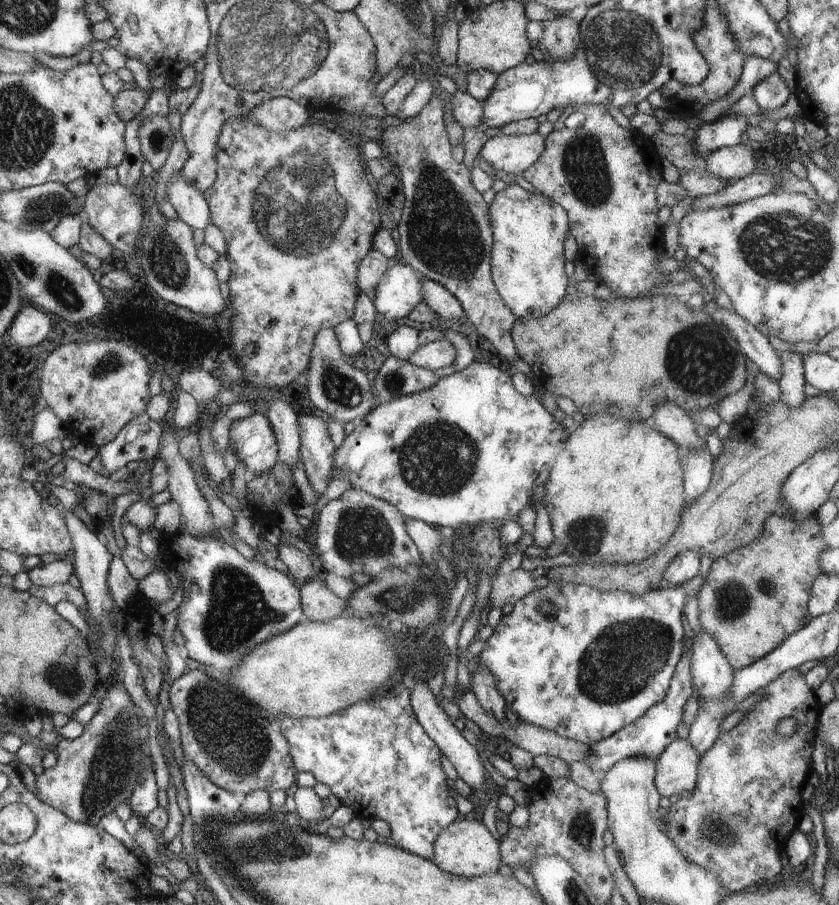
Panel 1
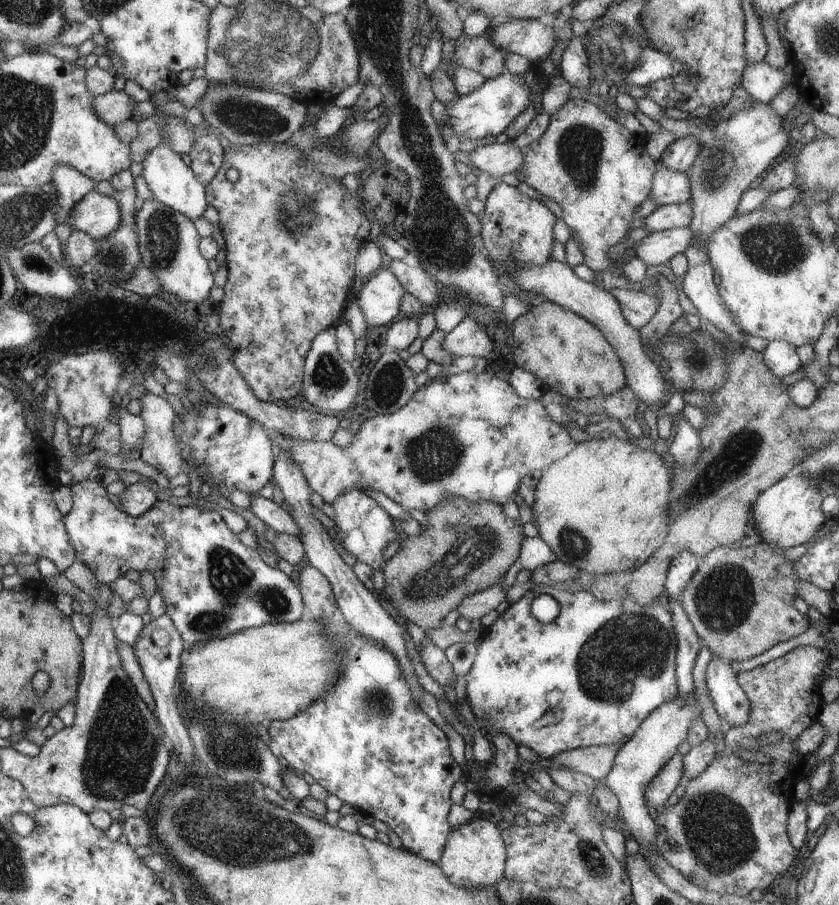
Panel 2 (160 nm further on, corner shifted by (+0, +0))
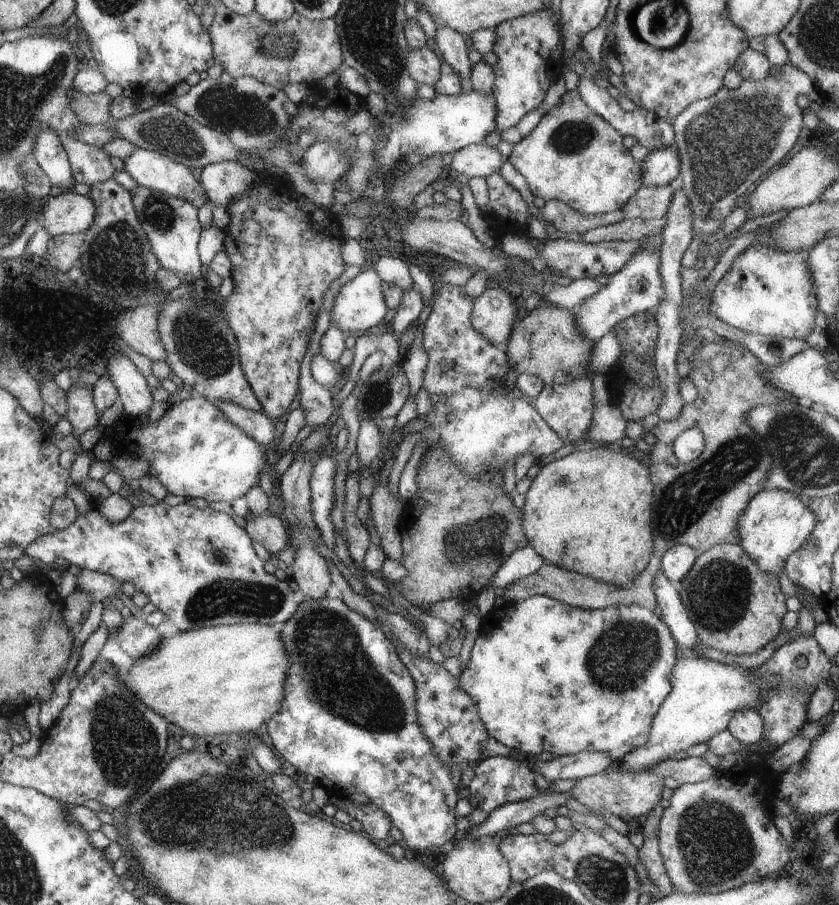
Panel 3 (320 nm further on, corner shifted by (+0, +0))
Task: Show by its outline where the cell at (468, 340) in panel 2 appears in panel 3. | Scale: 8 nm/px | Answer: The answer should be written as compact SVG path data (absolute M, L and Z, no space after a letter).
M489 285L472 304L472 328L490 344L505 347L517 322L517 304L505 286Z

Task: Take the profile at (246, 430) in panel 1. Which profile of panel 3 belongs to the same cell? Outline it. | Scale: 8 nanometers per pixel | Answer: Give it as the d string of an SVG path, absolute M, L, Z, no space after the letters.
M192 394L191 398L167 408L158 422L138 419L135 415L126 415L121 421L121 428L116 428L111 437L114 451L131 453L140 460L150 462L150 476L154 476L166 488L168 494L179 495L188 500L202 498L208 504L213 501L234 501L256 488L261 472L268 467L266 449L246 430L232 424L232 420L214 401L199 395Z

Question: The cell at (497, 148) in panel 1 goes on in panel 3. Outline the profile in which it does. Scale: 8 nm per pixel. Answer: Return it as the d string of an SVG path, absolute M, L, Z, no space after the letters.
M486 143L470 144L452 154L452 162L447 169L456 174L464 174L469 179L474 177L488 178L494 172L500 172L500 168L507 161L497 150Z

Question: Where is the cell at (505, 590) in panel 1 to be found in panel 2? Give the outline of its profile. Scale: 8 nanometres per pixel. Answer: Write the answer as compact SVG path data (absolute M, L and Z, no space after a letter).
M503 578L498 585L486 588L482 592L467 596L457 606L459 617L466 618L472 622L476 618L482 618L485 614L496 610L500 602L505 600L506 588L503 584Z

